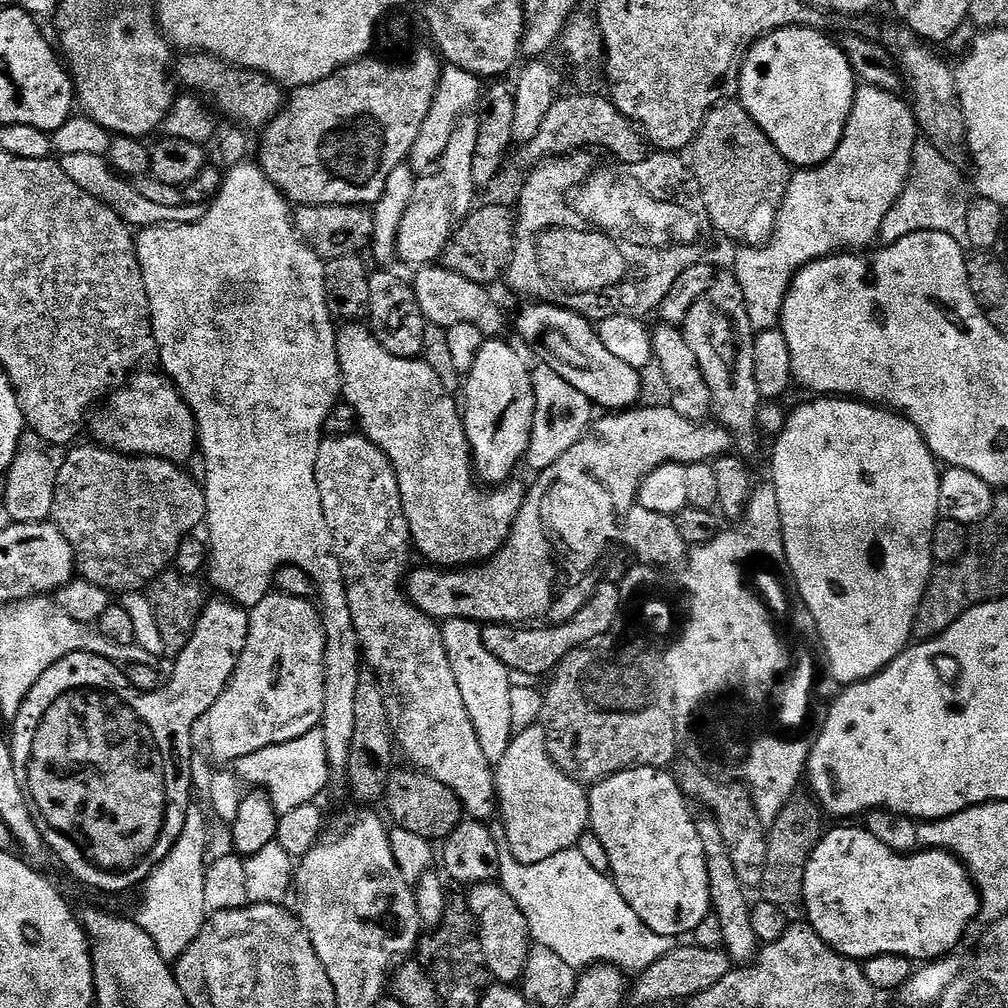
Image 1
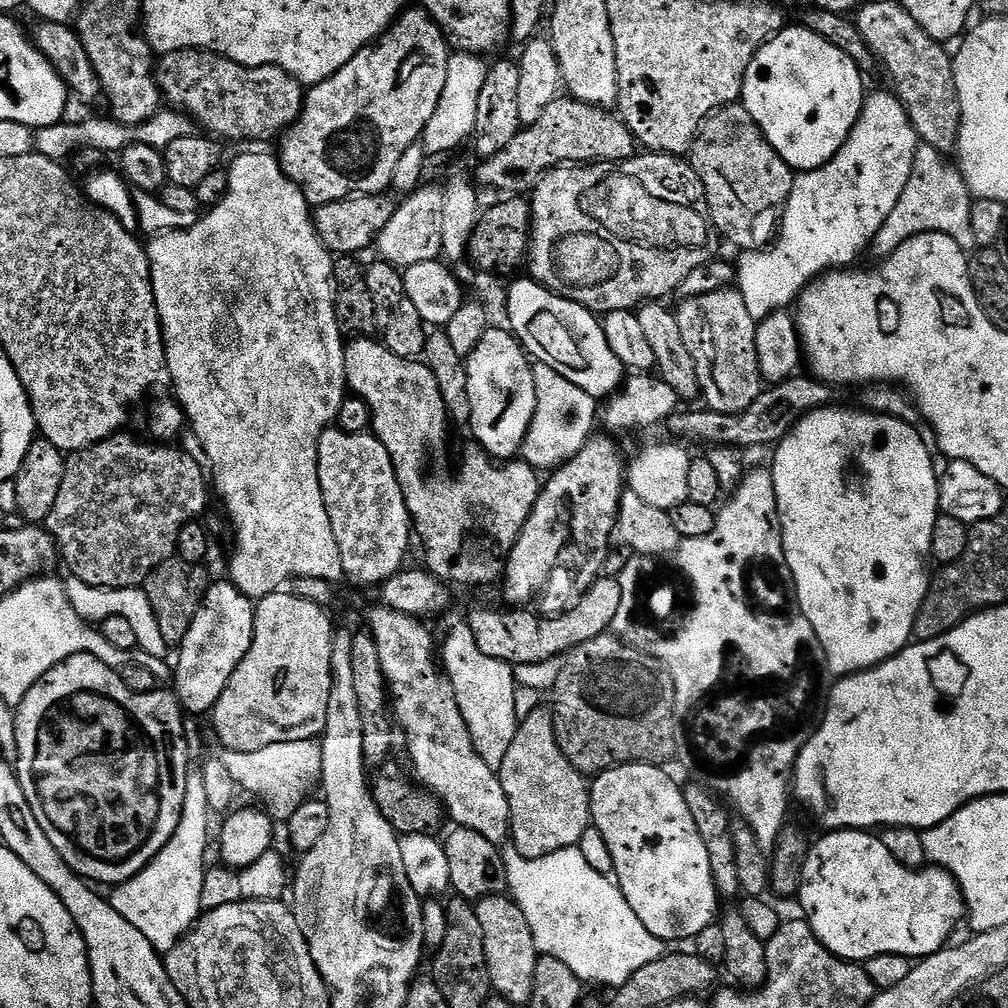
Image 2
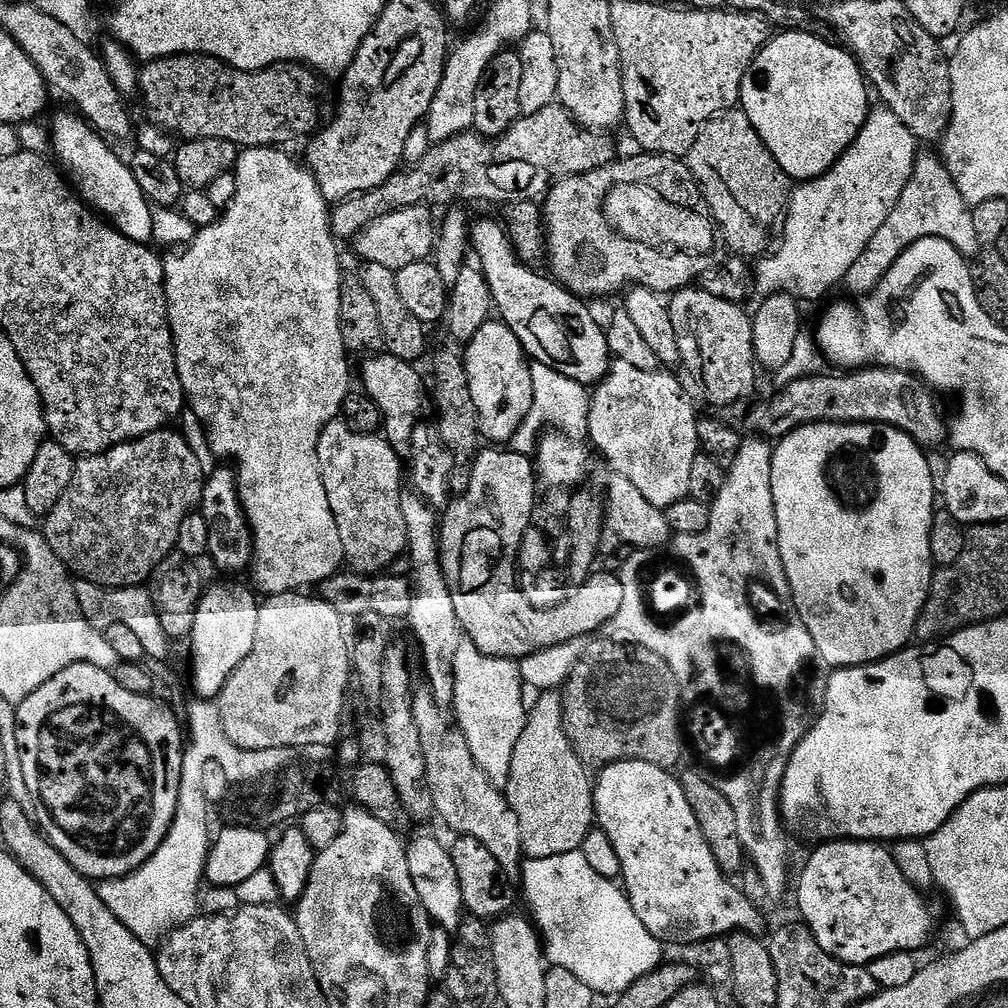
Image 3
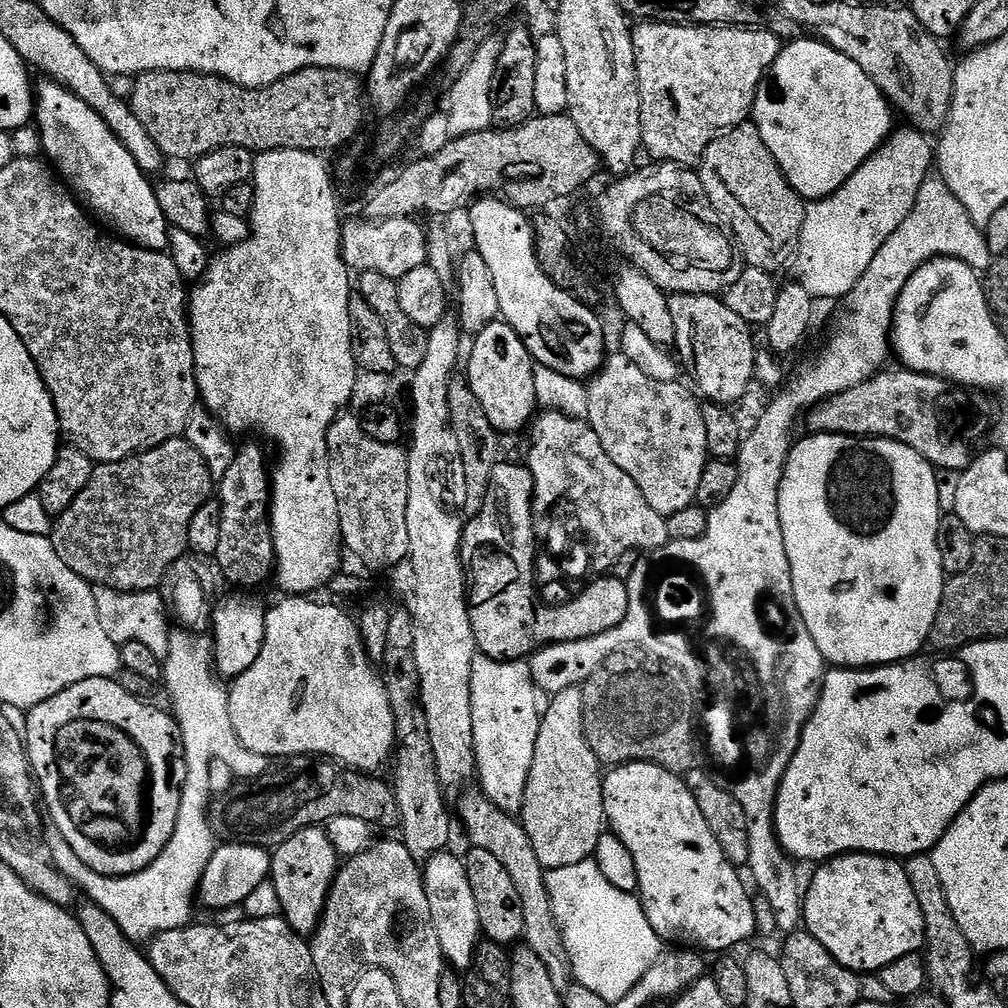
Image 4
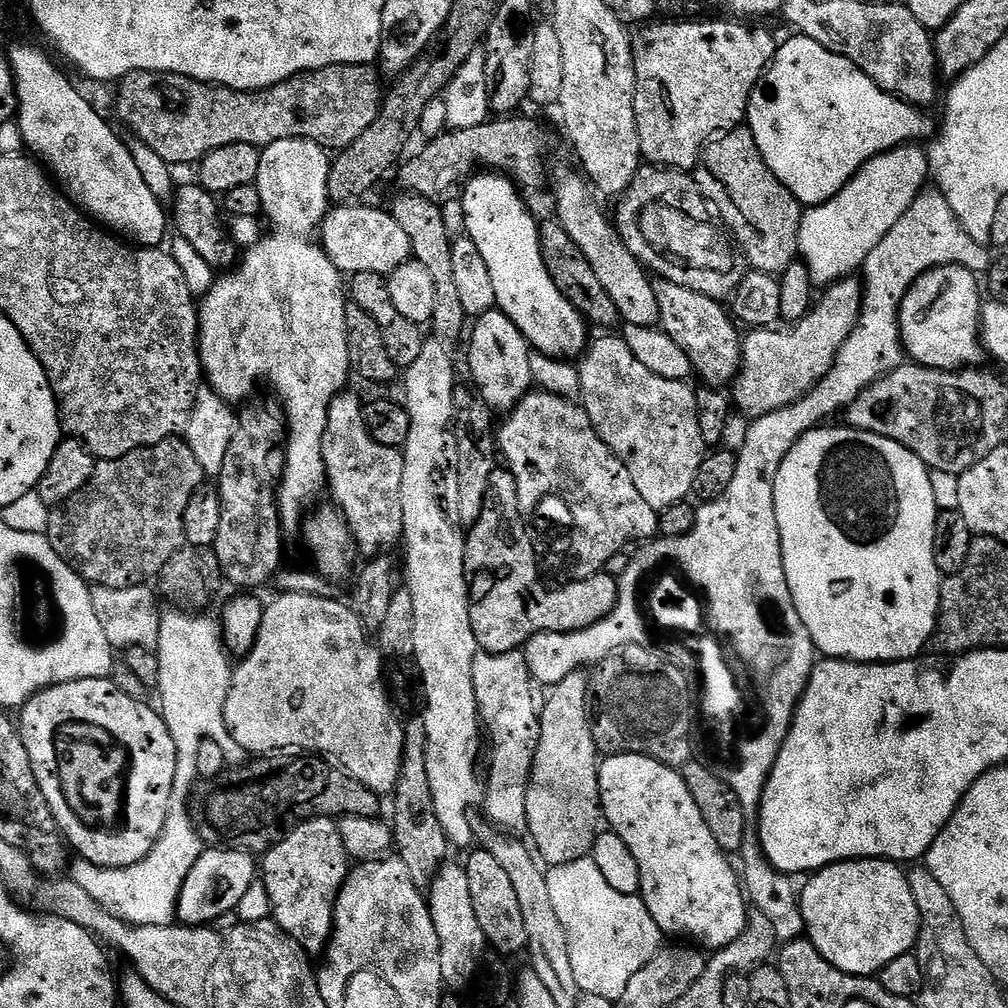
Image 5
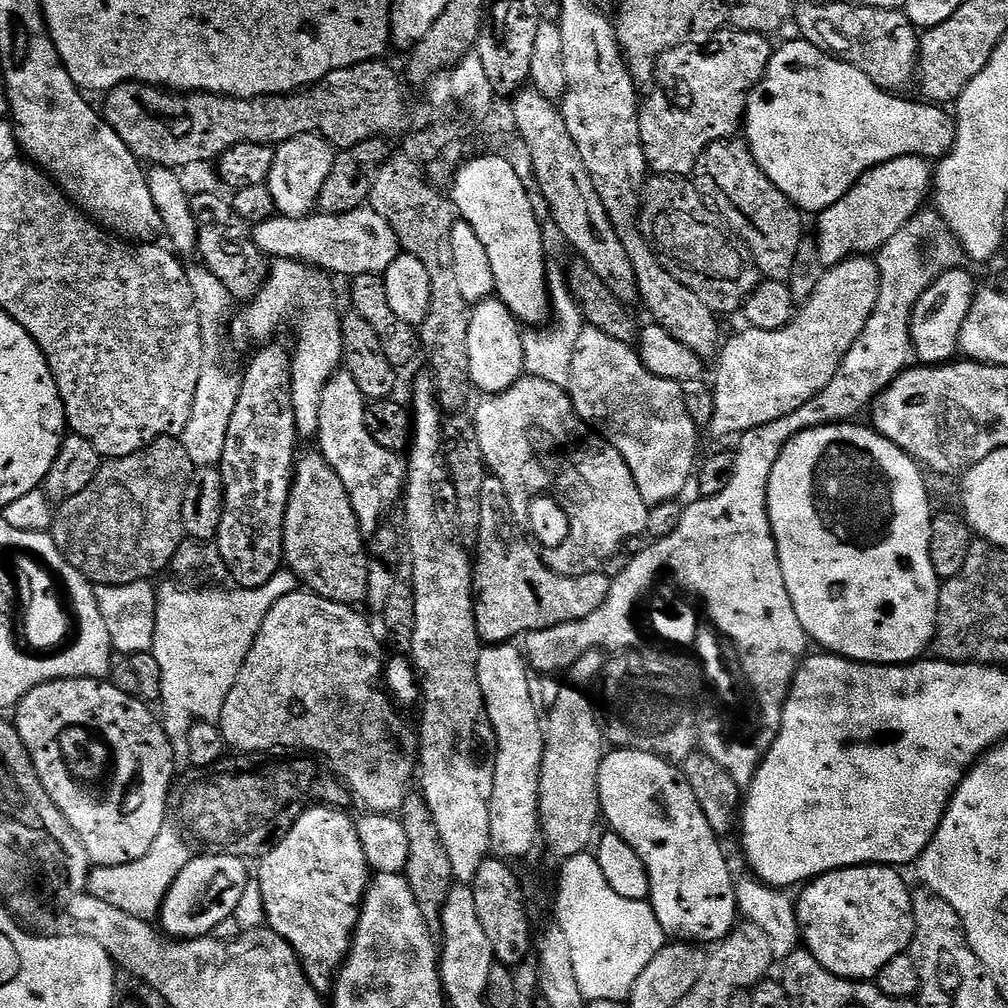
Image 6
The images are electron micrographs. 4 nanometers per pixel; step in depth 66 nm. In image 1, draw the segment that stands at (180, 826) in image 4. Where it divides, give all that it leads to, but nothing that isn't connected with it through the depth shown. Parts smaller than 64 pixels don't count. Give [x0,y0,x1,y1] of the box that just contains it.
[134,810,208,964]

